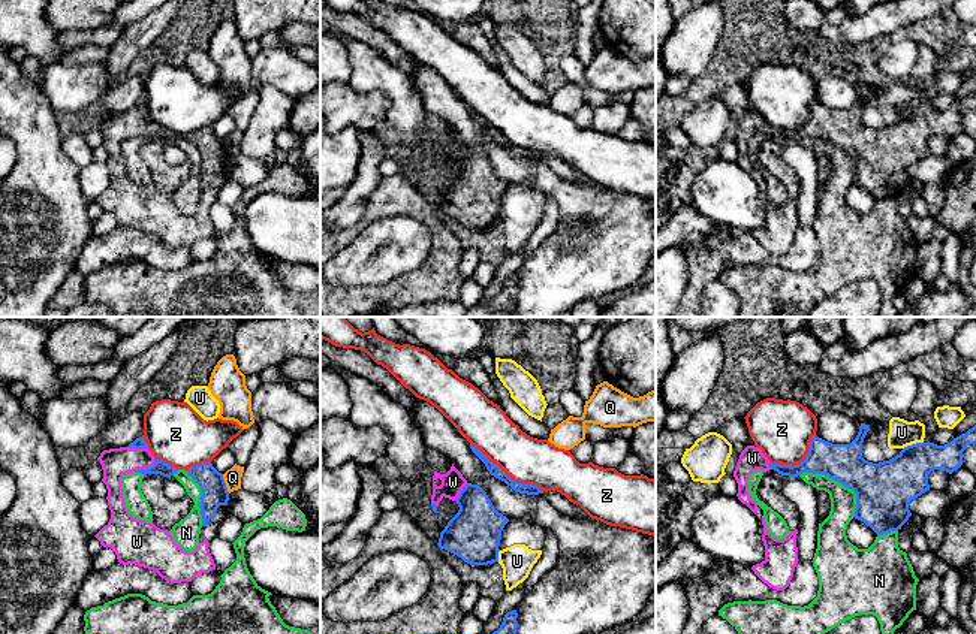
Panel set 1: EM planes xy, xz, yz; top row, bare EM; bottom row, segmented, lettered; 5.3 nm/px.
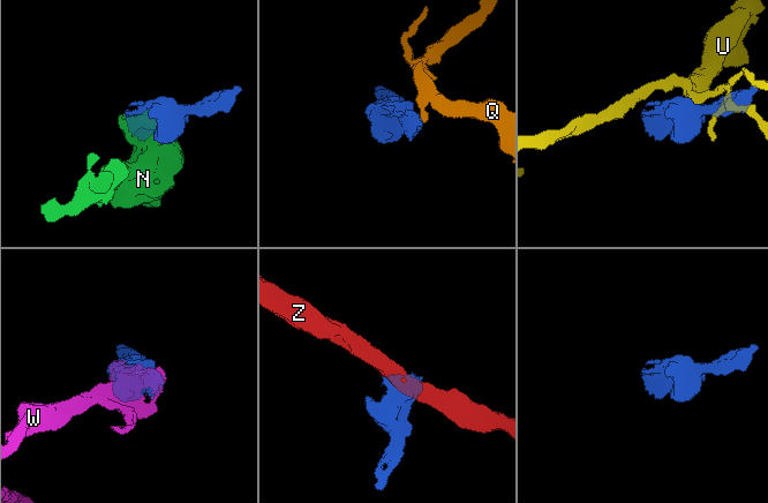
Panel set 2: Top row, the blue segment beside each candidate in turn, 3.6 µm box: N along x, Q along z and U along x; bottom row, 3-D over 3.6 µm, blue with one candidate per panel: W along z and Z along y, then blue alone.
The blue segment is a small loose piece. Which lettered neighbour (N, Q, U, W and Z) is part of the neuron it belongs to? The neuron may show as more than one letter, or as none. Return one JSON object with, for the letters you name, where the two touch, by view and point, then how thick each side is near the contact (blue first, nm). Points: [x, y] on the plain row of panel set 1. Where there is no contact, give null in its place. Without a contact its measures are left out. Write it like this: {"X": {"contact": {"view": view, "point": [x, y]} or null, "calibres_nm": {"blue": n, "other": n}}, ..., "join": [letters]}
{"W": {"contact": {"view": "xy", "point": [147, 133]}, "calibres_nm": {"blue": 70, "other": 160}}, "join": ["W"]}

